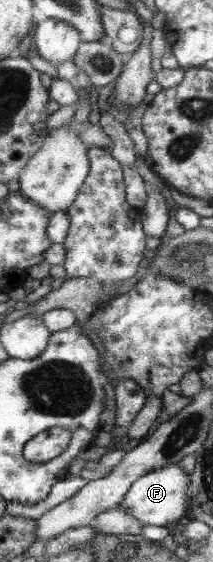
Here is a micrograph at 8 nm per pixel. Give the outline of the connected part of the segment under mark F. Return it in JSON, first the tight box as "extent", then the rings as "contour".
{"extent":[118,463,190,527],"contour":[[[177,463],[148,471],[131,484],[118,507],[142,525],[165,527],[190,512],[190,504],[186,500],[186,485],[189,484],[189,476],[190,474],[185,473]]]}

